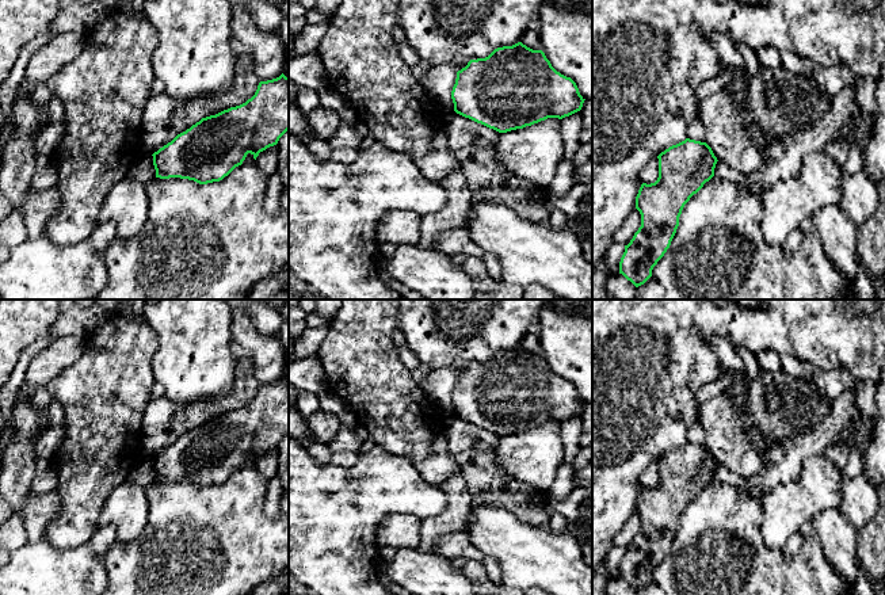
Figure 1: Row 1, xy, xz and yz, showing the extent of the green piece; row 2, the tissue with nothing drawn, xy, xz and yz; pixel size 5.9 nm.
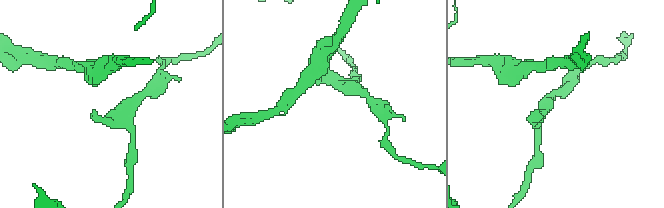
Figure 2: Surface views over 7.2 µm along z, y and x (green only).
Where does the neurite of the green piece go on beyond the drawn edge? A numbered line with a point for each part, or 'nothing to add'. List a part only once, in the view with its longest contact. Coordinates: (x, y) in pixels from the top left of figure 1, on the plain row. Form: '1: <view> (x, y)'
nothing to add

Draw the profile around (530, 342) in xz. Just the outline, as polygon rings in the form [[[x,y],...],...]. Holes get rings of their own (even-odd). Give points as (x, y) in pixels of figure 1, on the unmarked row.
[[[535,331],[529,332],[522,339],[520,346],[533,354],[542,354],[539,337]]]

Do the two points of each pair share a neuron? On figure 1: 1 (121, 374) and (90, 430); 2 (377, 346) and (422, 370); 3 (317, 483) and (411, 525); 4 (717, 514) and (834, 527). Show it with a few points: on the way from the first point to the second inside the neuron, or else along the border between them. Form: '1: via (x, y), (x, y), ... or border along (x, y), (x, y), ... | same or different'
1: via (109, 388), (103, 395), (102, 416) | same
2: border along (409, 372), (420, 388) | different
3: border along (420, 518), (389, 514), (376, 530), (377, 545) | different
4: border along (813, 531), (827, 560) | different

